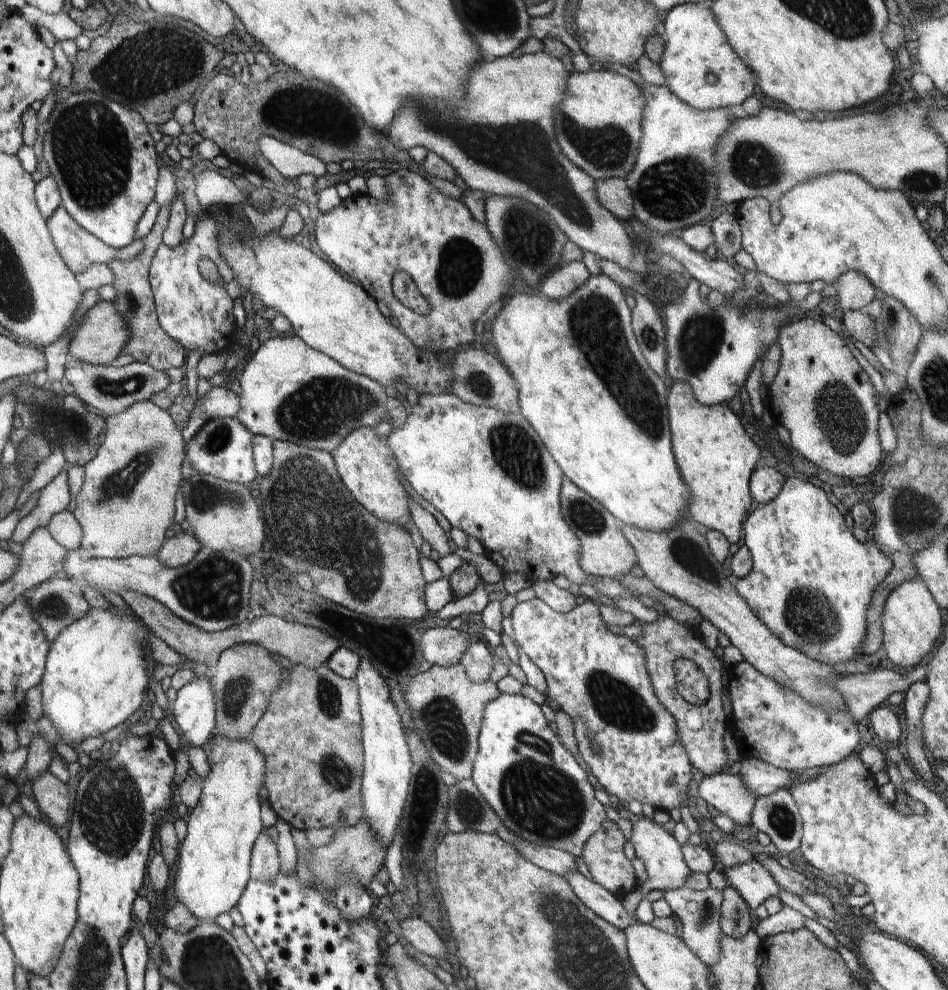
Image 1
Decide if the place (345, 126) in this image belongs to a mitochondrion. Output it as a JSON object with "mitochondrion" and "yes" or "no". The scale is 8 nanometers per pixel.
{"mitochondrion":"no"}

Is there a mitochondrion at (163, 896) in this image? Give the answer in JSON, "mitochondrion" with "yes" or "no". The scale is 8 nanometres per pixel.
{"mitochondrion":"no"}

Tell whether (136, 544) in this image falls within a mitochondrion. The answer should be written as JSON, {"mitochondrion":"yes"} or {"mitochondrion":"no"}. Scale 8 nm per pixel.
{"mitochondrion":"no"}

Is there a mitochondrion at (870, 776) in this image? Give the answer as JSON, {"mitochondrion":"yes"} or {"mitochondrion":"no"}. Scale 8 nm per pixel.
{"mitochondrion":"no"}

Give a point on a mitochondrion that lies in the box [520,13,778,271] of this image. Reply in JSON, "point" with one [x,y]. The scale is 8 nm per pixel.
{"point":[669,189]}

